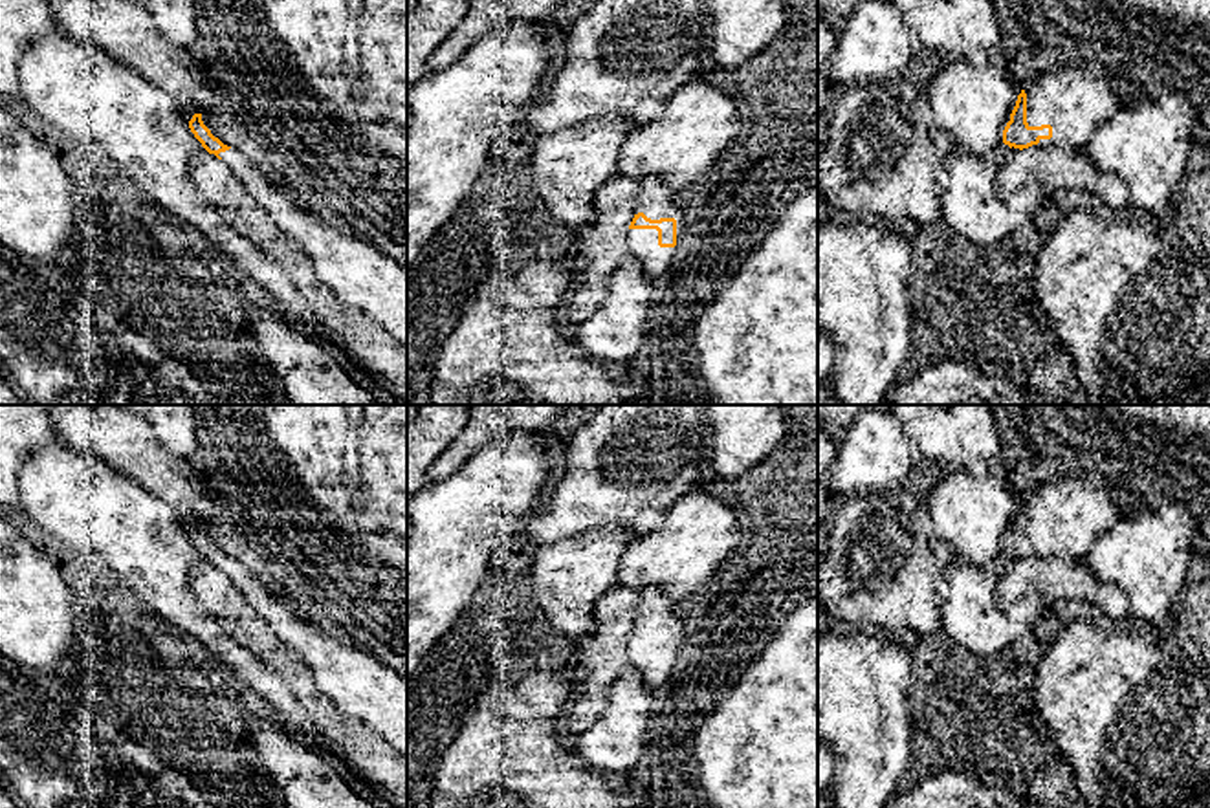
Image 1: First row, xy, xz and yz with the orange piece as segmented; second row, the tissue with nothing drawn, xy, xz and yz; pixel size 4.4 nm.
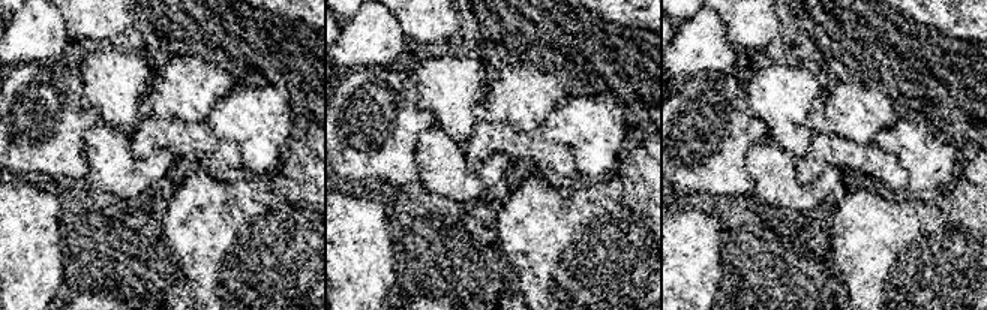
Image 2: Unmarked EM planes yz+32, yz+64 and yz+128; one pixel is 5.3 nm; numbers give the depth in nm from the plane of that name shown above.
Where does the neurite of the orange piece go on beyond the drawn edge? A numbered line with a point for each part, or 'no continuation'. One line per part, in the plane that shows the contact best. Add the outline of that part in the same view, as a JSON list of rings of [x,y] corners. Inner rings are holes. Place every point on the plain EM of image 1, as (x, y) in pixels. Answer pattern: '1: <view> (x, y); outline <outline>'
1: xy (242, 585); outline [[[220,562],[218,566],[222,568],[222,572],[226,572],[226,573],[229,575],[229,579],[233,581],[233,584],[235,584],[242,594],[253,594],[253,592],[257,592],[257,588],[251,586],[246,579],[236,577],[226,562]]]

